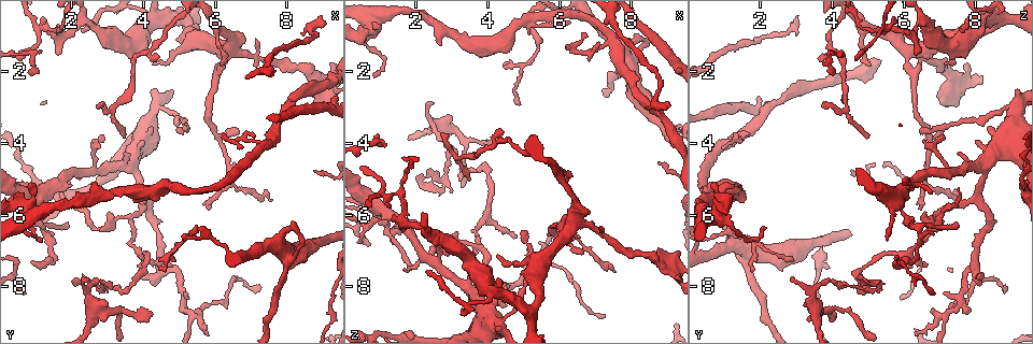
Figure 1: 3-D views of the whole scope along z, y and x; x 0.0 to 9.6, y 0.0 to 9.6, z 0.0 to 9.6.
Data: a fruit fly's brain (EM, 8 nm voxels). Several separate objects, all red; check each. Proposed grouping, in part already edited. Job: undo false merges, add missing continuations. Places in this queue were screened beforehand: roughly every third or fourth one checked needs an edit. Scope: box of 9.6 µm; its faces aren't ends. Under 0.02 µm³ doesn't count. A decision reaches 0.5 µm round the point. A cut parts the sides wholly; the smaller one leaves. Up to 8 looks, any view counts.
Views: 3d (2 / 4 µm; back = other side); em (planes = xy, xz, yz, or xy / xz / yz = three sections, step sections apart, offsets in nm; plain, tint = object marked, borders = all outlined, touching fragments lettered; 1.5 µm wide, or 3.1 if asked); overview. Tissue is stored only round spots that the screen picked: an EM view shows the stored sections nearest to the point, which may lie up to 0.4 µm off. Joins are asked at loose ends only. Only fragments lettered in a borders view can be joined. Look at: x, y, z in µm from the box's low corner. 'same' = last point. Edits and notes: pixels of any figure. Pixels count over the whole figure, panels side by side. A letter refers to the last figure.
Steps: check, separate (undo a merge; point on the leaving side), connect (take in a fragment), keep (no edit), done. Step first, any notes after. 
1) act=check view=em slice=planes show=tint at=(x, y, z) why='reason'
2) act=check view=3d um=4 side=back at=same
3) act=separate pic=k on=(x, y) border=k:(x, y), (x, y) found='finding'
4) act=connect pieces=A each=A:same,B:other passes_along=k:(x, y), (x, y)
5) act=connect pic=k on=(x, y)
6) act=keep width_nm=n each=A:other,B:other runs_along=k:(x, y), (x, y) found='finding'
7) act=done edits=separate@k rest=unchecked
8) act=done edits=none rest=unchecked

act=check view=3d um=2 side=back at=(2.50, 7.75, 2.80) why='thin end'

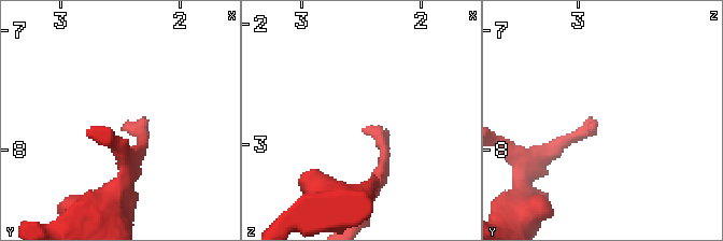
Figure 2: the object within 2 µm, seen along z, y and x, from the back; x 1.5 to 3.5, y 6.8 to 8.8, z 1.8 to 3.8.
act=check view=em slice=xz step=8 show=borders at=(2.48, 7.82, 2.84)

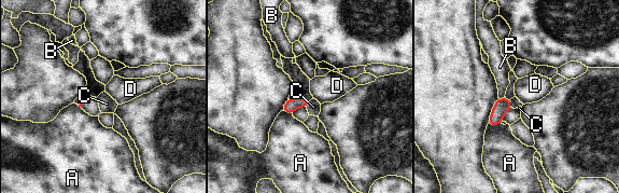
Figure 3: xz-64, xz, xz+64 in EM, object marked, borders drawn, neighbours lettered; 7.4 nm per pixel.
act=connect pieces=C width_nm=90 longest_contact=A:110nm each=A:other,B:other,C:same,D:other found='the neuron continues'

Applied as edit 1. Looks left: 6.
act=check view=em slice=yz step=8 show=tint at=(4.50, 7.55, 1.80) why='tapers out'

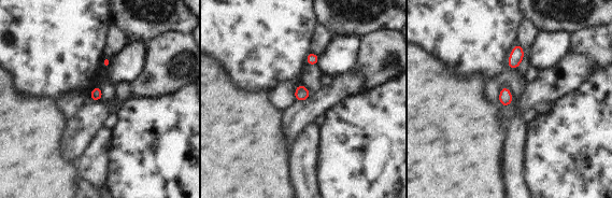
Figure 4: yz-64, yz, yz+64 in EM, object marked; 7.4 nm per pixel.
act=check view=em slice=xy step=8 show=borders at=same

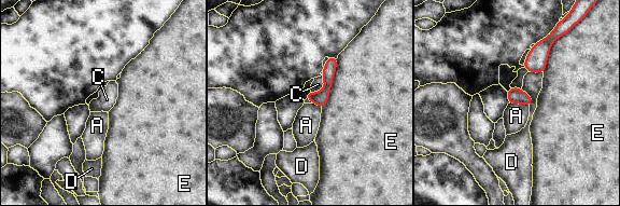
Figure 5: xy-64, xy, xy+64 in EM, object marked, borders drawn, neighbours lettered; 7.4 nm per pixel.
act=keep width_nm=100 each=A:other,C:other,D:other,E:other border=5:(509, 102), (522, 102), (529, 107) found='no lettered fragment goes on from it'

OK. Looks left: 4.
act=check view=3d um=4 at=(7.50, 4.00, 1.15) why='arms part here'

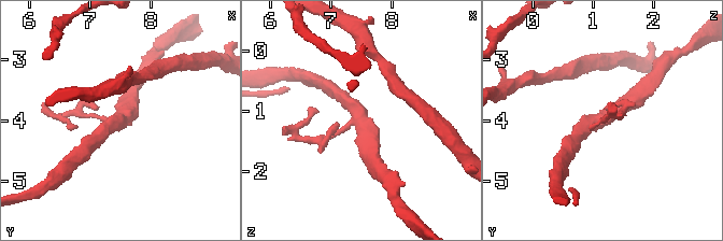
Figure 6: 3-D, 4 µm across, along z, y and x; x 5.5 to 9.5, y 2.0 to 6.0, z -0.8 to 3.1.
act=check view=em slice=xz step=4 show=tint at=(7.45, 4.00, 1.15) why='now the EM'

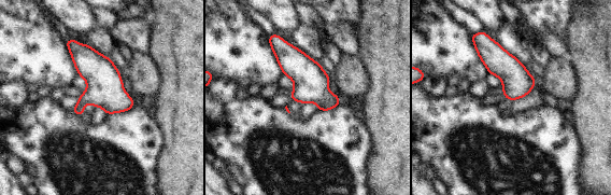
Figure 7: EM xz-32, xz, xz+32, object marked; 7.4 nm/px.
act=check view=em slice=xz step=4 show=borders at=same

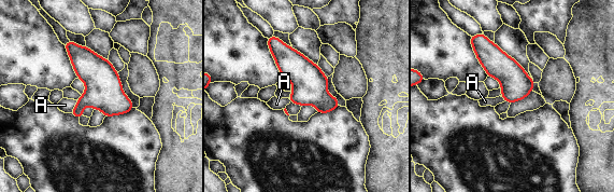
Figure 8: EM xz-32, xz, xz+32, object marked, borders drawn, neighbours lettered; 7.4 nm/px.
act=keep each=A:other runs_along=8:(274, 42), (330, 103), (337, 104) found='one neuron here'

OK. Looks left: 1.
act=done edits=connect@3 rest=unchecked

